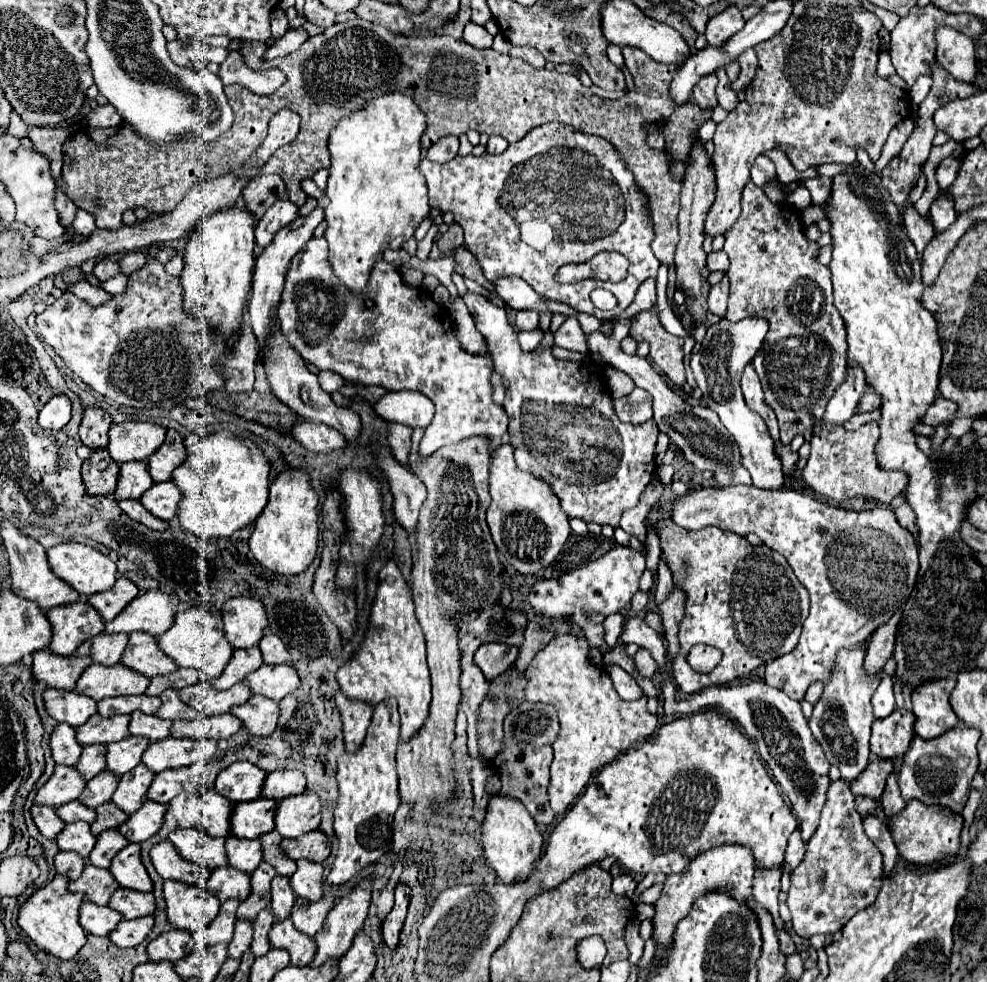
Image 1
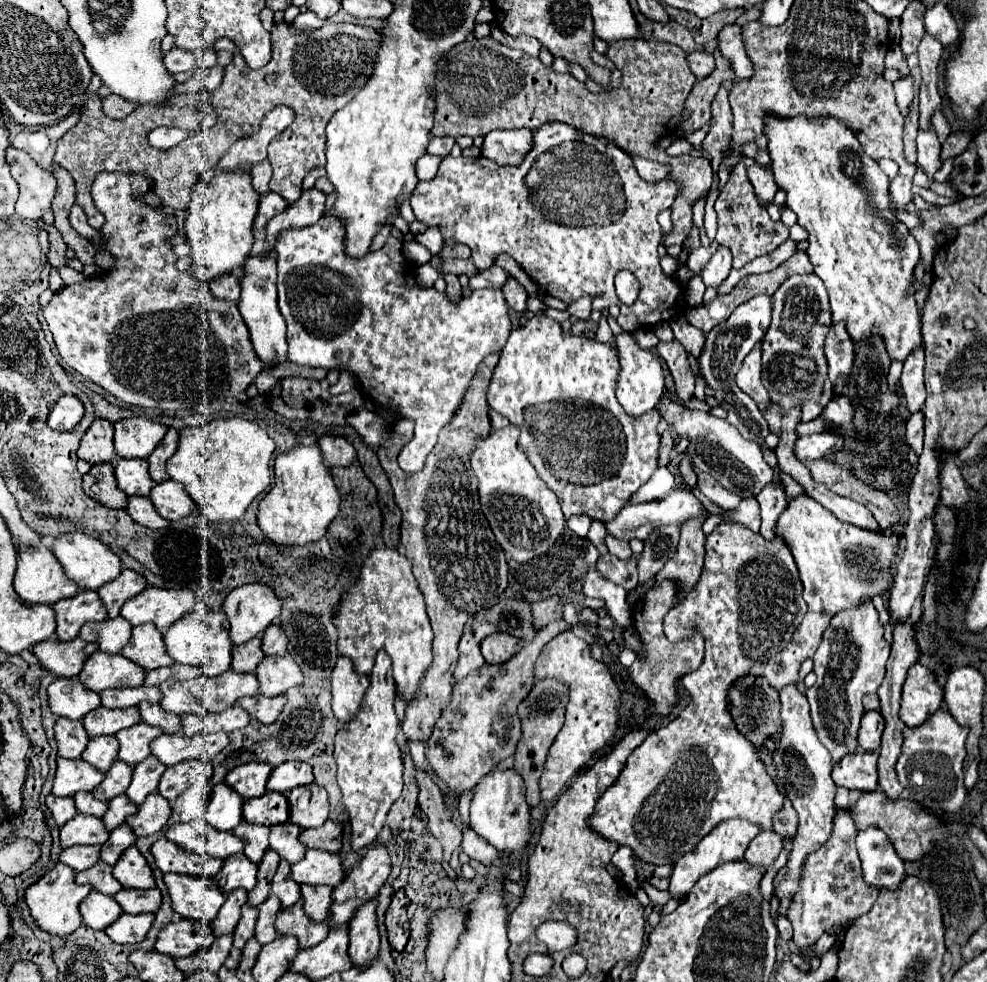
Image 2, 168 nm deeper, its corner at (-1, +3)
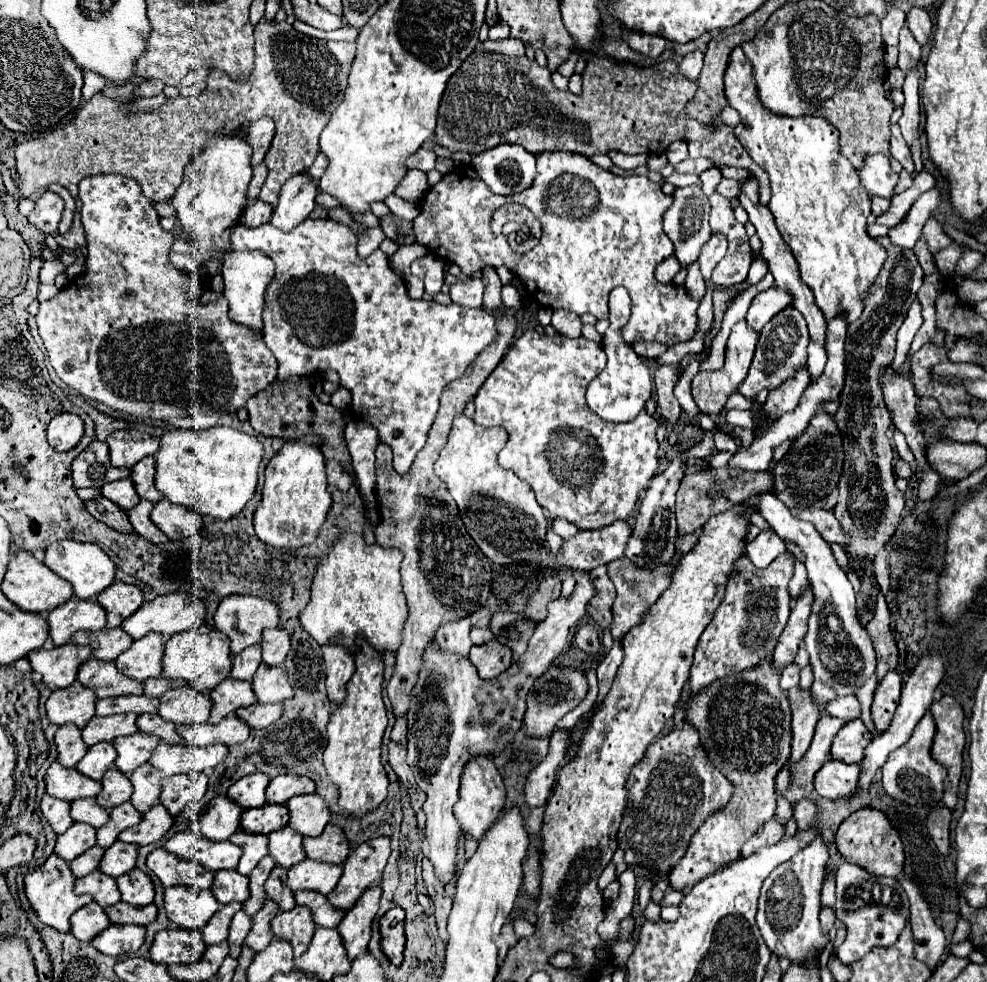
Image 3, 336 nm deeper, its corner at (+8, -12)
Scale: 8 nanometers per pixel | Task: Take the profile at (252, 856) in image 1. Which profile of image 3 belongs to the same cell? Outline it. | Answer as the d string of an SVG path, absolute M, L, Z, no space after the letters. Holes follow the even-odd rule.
M238 830L236 834L230 836L230 840L234 844L238 844L244 852L240 858L240 864L236 868L244 876L248 876L252 872L252 868L268 854L268 836L254 836L254 834L248 834L244 830Z

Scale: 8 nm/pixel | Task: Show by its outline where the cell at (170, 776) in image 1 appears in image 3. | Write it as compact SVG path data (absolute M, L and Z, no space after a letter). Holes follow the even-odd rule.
M198 772L176 774L164 780L160 802L166 806L170 816L176 818L186 804L200 800L206 794L206 788L208 788L206 774L202 774L202 778Z

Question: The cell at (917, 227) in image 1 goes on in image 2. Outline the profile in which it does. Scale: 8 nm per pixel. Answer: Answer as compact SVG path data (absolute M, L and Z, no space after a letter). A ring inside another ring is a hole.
M895 177L891 181L891 201L895 203L895 207L899 211L905 211L907 205L913 201L913 193L911 193L911 179L905 177Z

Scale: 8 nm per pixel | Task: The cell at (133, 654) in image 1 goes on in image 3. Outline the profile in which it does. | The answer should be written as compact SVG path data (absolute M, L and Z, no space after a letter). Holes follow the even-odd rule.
M146 634L140 640L134 640L128 650L116 658L118 670L134 680L158 678L162 676L162 654L164 654L164 636Z

